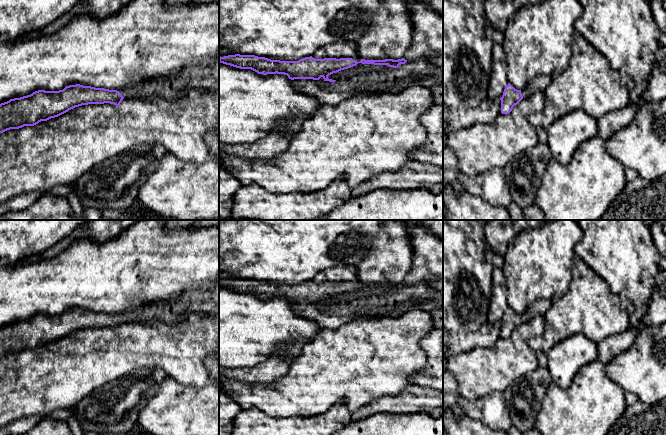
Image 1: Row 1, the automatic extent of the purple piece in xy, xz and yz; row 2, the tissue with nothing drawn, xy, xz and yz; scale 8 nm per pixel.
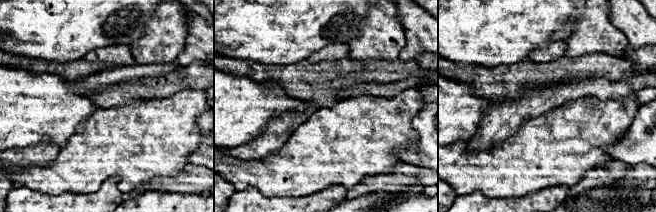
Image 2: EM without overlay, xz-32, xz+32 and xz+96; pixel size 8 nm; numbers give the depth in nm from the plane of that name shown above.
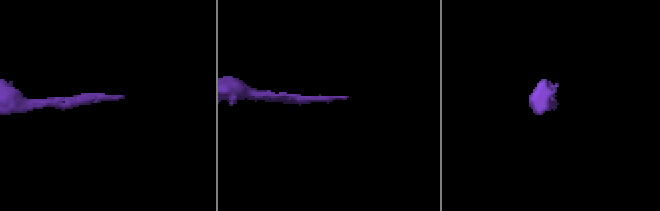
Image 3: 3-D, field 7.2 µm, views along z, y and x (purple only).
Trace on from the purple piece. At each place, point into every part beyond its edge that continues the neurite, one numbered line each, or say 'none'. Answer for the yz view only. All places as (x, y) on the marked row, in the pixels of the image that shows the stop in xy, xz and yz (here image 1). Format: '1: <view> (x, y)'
1: yz (540, 83)

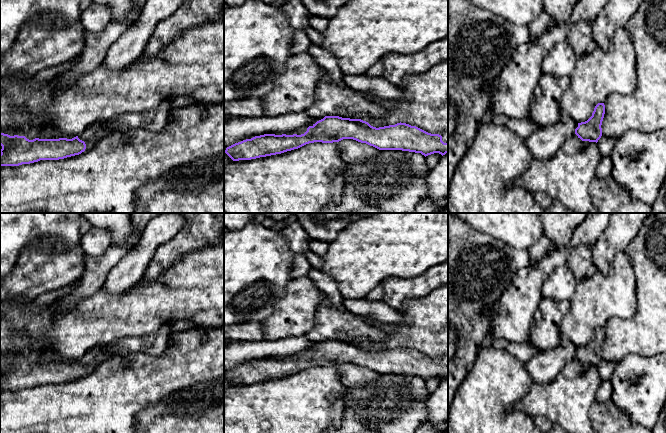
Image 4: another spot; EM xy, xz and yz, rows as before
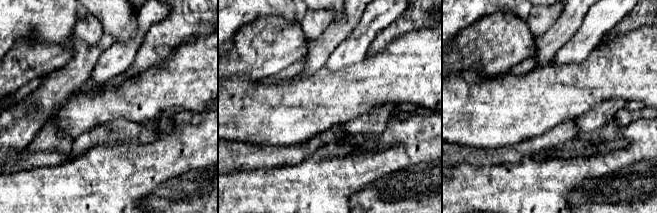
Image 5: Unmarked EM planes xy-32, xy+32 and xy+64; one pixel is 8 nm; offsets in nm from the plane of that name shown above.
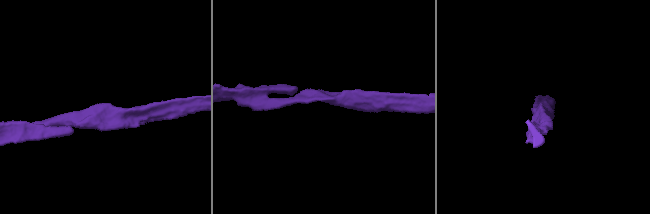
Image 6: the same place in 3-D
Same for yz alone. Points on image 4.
none

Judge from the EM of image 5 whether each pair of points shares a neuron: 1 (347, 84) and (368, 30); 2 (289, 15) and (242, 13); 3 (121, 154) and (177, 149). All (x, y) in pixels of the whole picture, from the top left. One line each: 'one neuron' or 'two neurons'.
1: two neurons
2: one neuron
3: one neuron

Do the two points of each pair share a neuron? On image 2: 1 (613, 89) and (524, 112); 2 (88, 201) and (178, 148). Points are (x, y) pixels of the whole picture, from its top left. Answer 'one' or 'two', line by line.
1: one
2: two

